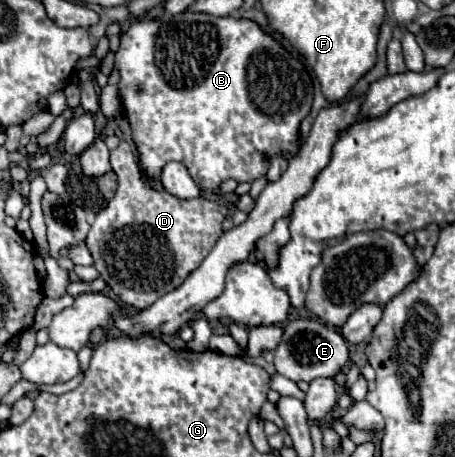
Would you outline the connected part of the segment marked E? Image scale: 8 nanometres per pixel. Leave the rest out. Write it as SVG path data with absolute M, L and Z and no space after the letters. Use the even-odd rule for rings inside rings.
M296 319L284 327L284 337L274 349L274 367L280 375L292 381L306 381L318 377L334 377L342 367L350 363L346 339L332 327L314 319Z

